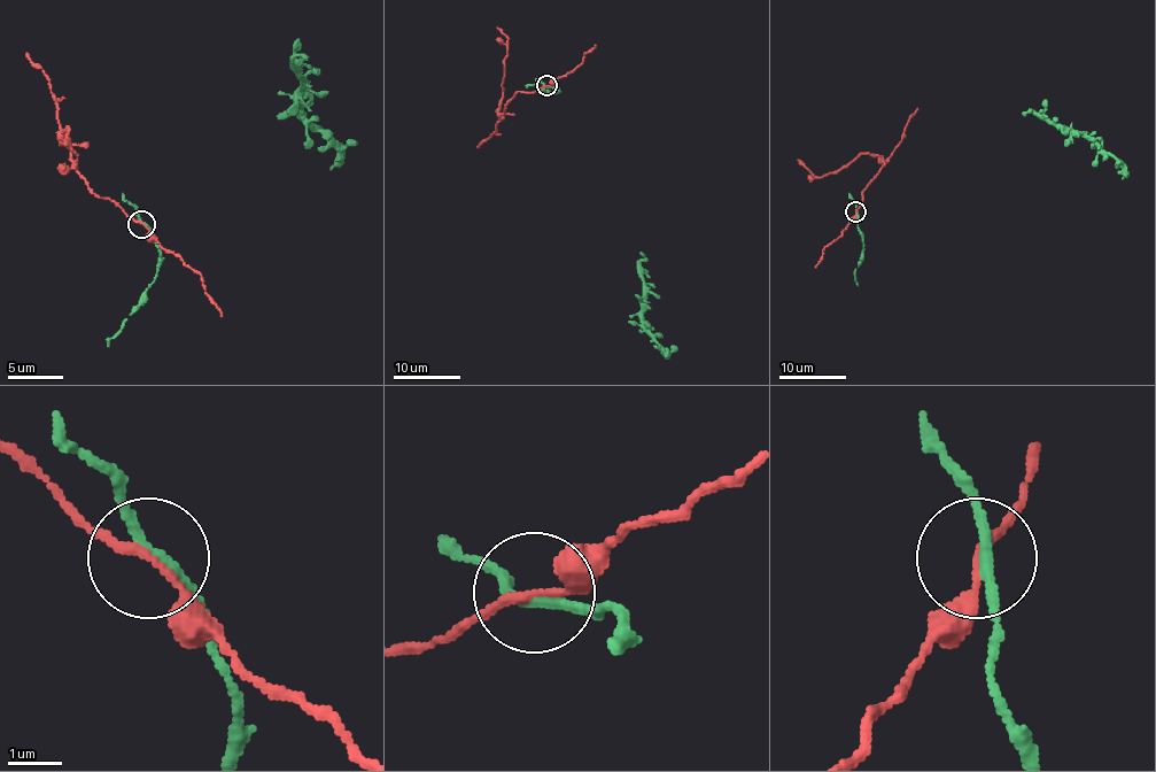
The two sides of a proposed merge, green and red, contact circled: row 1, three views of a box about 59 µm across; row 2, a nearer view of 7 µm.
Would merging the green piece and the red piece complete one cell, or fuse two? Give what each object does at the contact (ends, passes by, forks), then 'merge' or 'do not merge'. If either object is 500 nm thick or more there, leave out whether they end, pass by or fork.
green passes by; red passes by; do not merge

